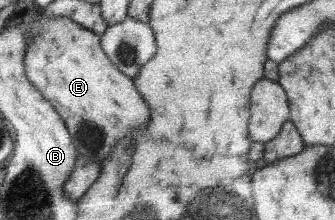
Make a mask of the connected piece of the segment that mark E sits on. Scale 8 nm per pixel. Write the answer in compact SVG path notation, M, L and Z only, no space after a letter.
M61 17L52 18L45 23L39 34L27 45L26 75L29 81L41 91L47 101L61 114L62 120L69 127L77 149L83 156L101 163L110 157L116 147L116 141L122 139L130 143L126 137L138 127L146 127L150 123L150 107L138 90L135 79L120 69L106 55L101 44L101 36L94 30L82 27L78 22Z

